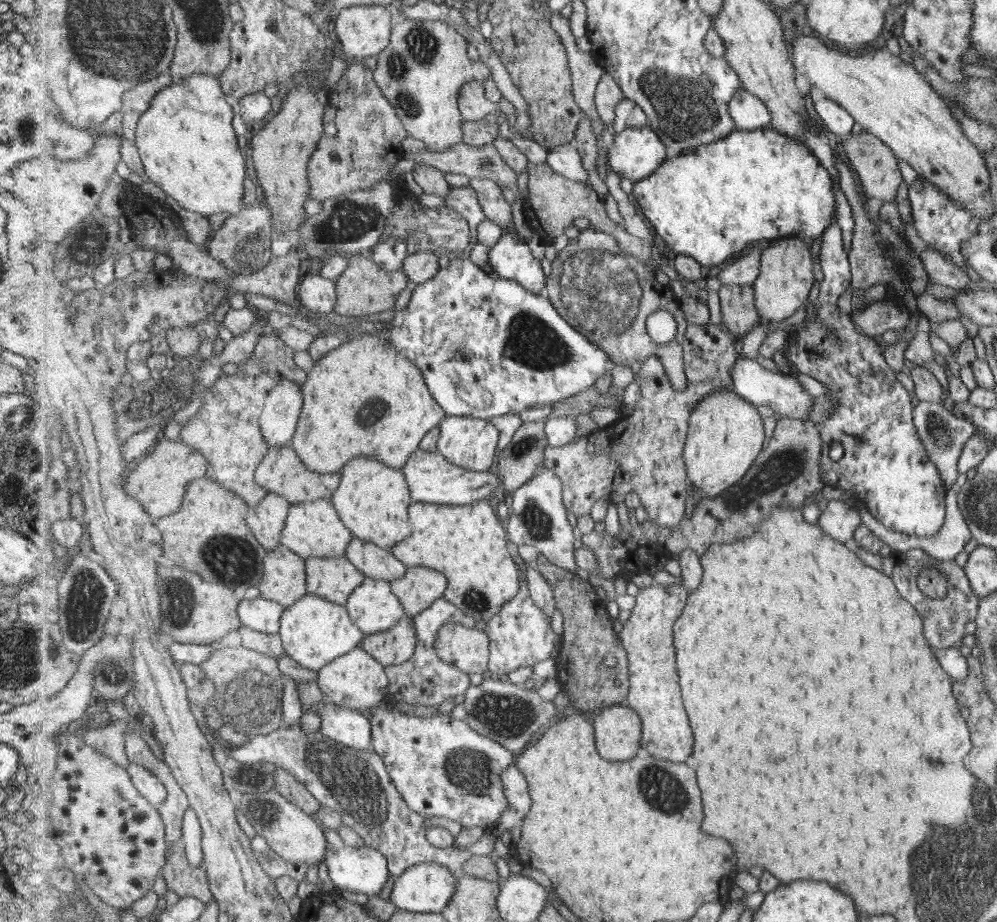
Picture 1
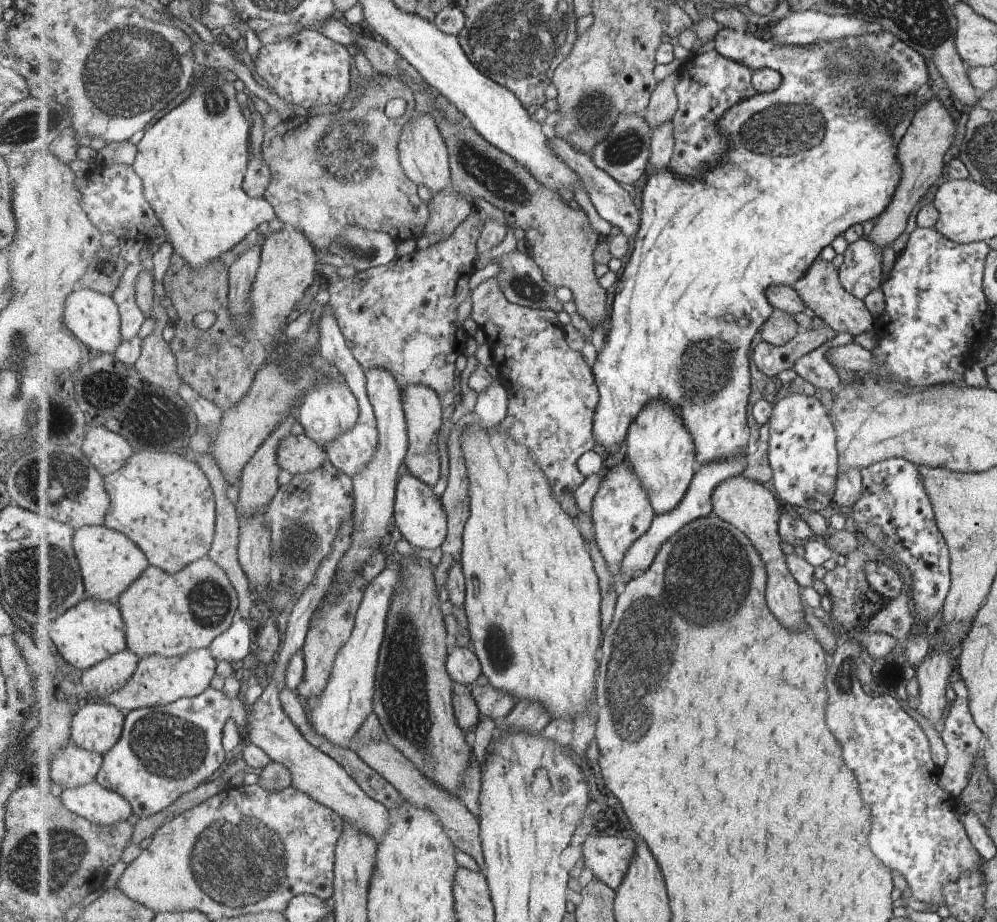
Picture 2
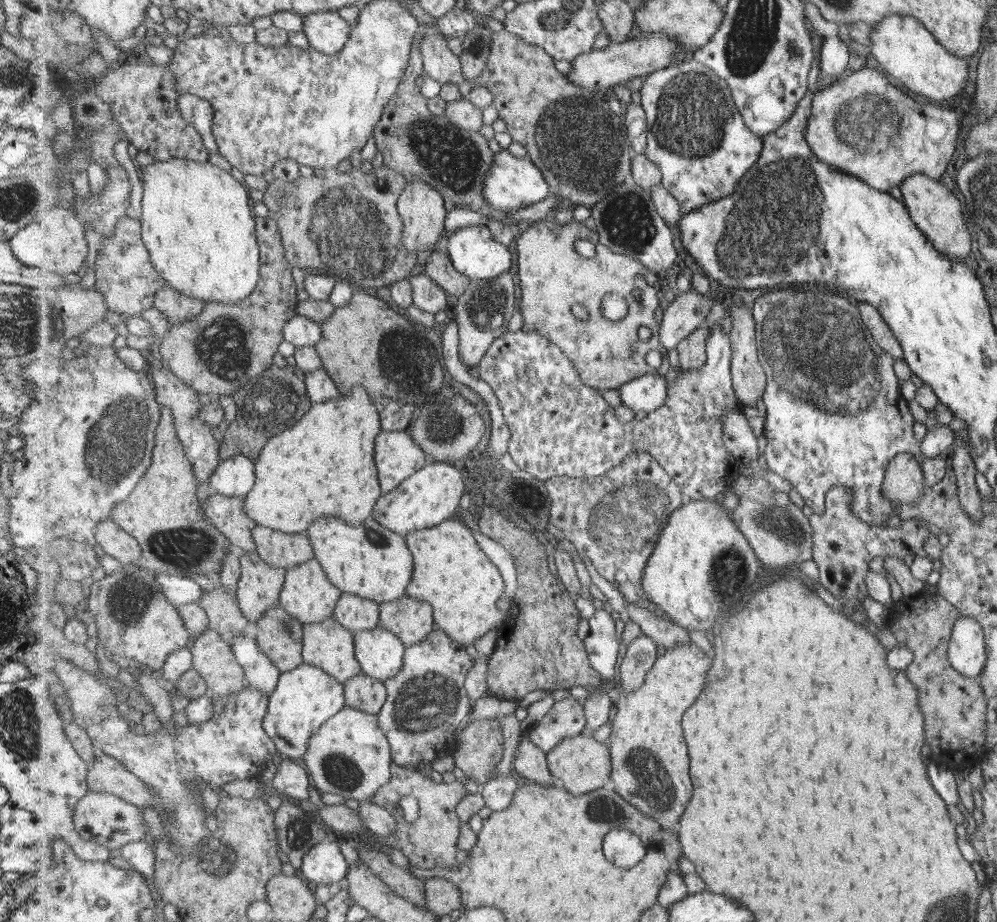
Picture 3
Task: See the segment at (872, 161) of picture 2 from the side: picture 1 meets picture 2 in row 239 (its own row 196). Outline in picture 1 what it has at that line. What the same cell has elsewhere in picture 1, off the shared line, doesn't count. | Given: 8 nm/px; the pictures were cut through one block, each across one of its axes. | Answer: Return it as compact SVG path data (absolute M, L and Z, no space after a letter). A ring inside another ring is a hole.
M763 127L763 129L753 131L735 130L714 144L699 145L681 157L669 157L657 172L651 177L634 183L634 197L636 198L641 211L646 215L656 232L664 239L667 248L675 255L687 255L697 259L702 266L720 265L725 260L733 258L735 254L747 250L753 242L759 240L773 240L773 238L784 239L787 236L801 236L802 238L821 238L822 234L837 220L838 203L835 197L835 181L831 172L822 165L816 154L810 149L808 144L794 140L785 134L780 134L775 130Z

